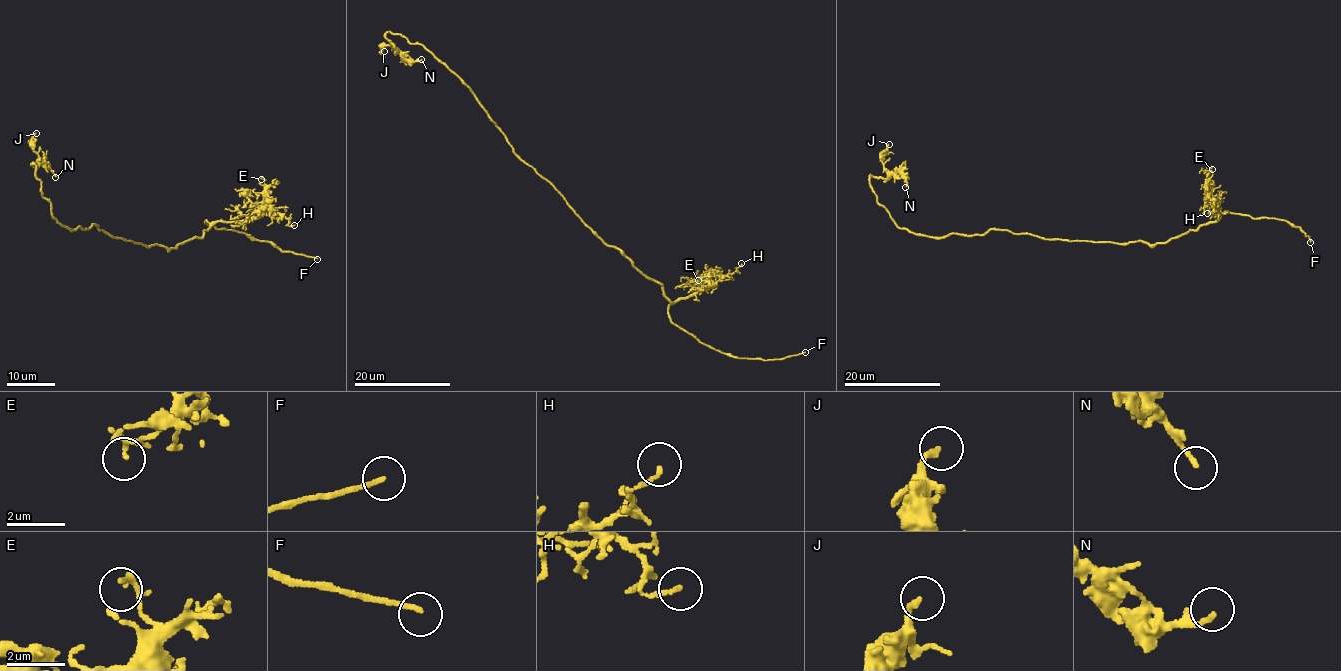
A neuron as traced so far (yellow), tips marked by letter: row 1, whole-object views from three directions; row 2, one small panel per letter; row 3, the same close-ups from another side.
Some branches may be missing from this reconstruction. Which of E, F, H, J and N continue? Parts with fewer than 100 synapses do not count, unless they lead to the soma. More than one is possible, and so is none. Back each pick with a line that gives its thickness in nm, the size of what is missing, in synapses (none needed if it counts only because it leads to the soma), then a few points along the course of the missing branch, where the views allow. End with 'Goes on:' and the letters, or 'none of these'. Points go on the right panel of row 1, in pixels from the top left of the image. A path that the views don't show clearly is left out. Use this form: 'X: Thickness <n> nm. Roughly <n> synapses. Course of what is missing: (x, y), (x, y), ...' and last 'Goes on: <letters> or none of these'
F: Thickness 160 nm. Course of what is missing: (1310, 242), (1304, 245), (1302, 252), (1324, 270)
Goes on: F

